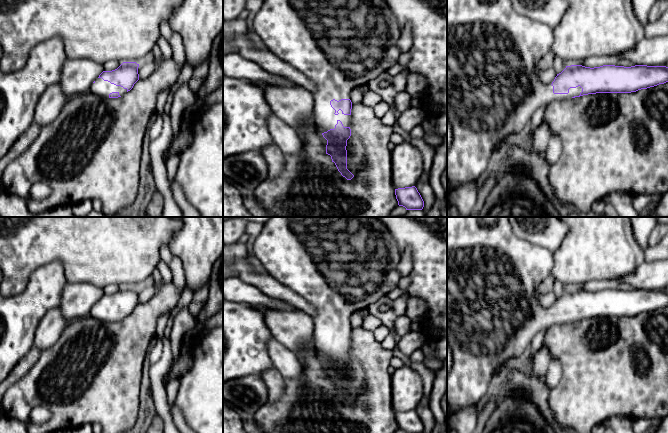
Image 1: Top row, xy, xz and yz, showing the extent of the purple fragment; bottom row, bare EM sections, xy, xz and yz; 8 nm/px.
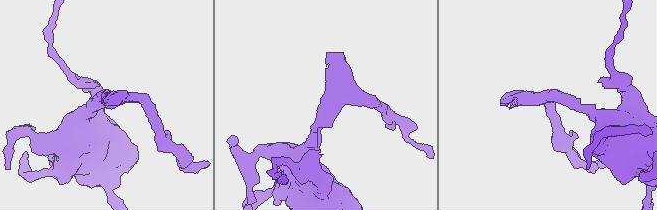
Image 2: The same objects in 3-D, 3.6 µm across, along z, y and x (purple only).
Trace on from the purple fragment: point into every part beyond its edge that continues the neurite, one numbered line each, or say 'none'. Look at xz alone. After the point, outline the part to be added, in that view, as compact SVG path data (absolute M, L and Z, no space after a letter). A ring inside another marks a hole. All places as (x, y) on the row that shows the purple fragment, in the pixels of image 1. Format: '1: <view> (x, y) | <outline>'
1: xz (339, 45) | M264 0L251 30L273 54L315 84L316 90L312 92L315 102L314 124L321 133L334 129L338 120L344 127L350 127L351 115L344 115L341 110L335 115L331 100L350 99L354 88L366 85L386 72L397 63L401 54L397 43L402 30L384 0Z

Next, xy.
1: xy (102, 88) | M97 78L95 82L91 84L90 92L100 97L109 98L109 94L112 92L118 92L120 96L123 96L127 92L127 89L104 81L102 78Z

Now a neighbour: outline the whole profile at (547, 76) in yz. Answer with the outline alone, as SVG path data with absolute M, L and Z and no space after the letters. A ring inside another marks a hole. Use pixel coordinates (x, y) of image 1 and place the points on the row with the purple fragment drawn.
M553 67L539 71L539 78L544 85L551 85L557 76Z

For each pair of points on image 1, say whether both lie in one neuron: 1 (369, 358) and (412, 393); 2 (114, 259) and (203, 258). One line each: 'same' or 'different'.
1: different
2: different

